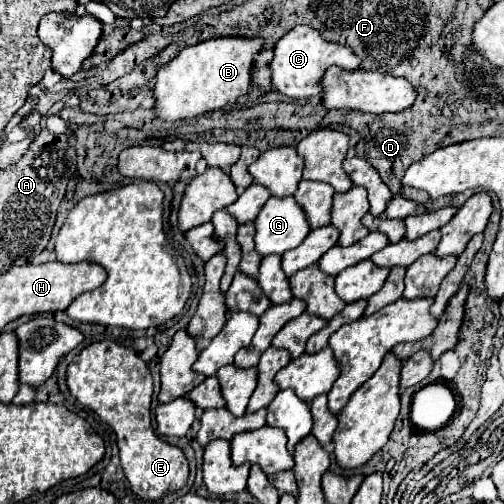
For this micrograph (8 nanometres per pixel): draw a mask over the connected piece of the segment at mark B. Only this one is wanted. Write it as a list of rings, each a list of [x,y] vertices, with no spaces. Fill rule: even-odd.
[[[212,38],[180,50],[156,74],[156,84],[152,88],[156,118],[162,122],[176,122],[230,108],[238,96],[248,92],[250,68],[260,48],[262,40],[254,38]]]

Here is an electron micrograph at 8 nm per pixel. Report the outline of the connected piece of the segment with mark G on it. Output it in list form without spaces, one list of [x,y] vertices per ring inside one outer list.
[[[294,196],[270,198],[254,220],[254,244],[260,256],[284,254],[296,248],[310,232],[306,216]]]

